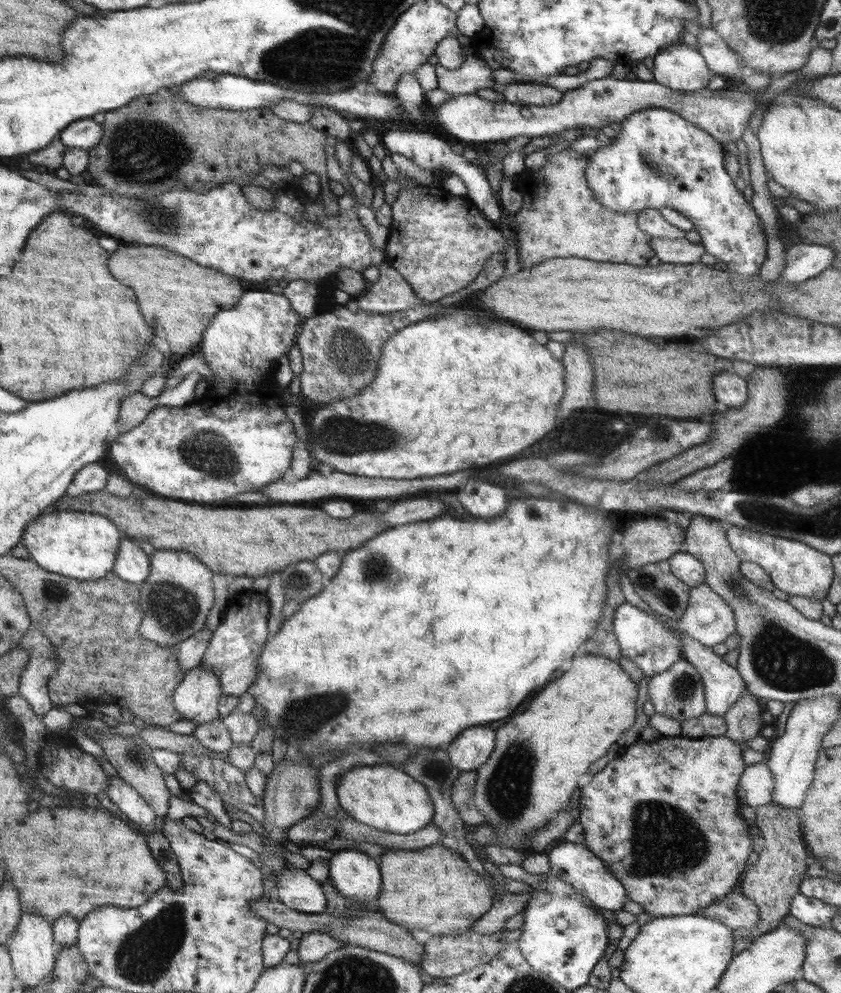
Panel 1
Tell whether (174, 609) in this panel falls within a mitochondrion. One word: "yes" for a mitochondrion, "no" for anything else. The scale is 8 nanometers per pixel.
yes

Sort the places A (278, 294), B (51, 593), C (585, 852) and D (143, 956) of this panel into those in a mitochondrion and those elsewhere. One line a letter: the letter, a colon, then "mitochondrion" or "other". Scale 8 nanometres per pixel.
A: other
B: mitochondrion
C: other
D: mitochondrion

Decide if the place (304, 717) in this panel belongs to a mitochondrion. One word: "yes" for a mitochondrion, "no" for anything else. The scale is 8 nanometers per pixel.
yes

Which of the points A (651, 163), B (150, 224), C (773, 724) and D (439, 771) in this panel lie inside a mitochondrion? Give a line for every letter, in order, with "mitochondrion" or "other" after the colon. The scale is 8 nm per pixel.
A: mitochondrion
B: mitochondrion
C: other
D: mitochondrion

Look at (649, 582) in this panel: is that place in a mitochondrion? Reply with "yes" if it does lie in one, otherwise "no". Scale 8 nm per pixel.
yes

